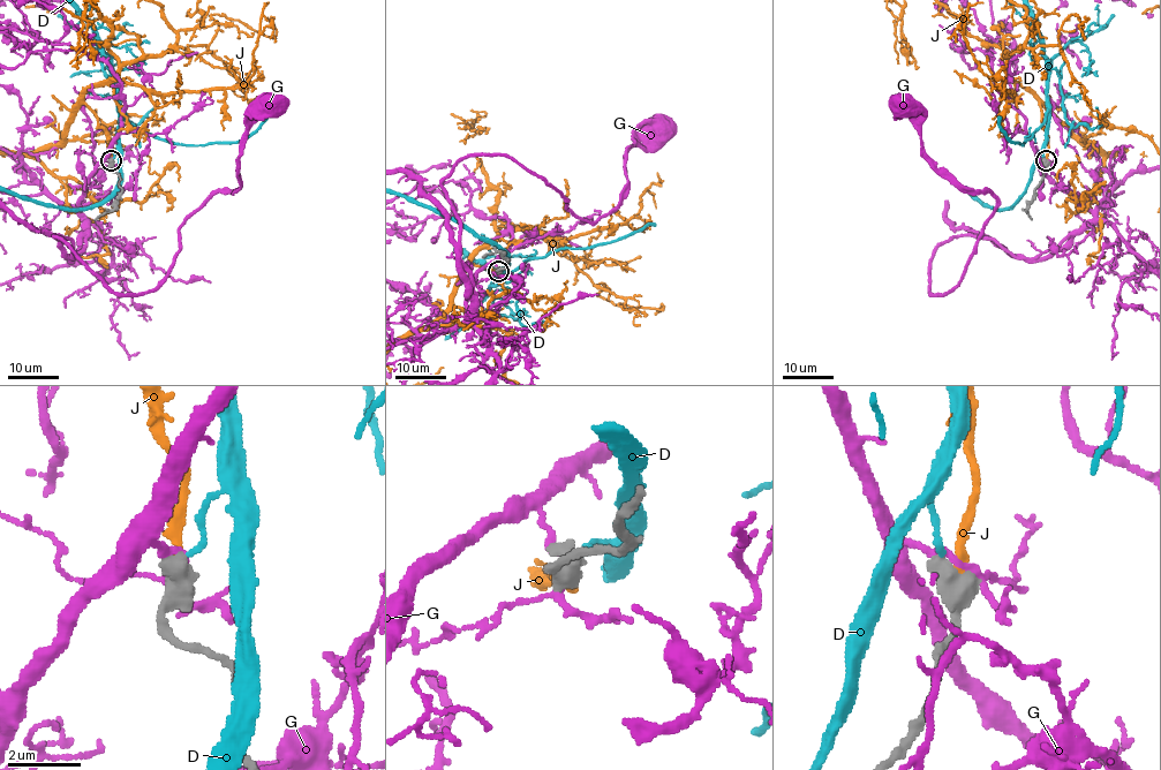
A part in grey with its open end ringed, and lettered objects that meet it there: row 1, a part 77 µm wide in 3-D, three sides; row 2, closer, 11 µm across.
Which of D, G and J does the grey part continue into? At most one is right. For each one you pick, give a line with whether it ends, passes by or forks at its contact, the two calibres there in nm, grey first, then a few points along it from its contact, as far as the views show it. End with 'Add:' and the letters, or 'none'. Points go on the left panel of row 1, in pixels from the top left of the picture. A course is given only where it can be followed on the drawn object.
J: it ends; calibres 800 and 240 nm
Add: J

